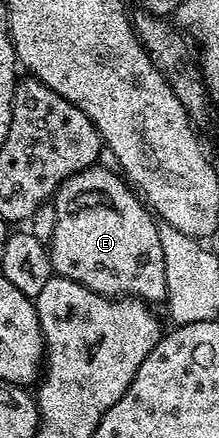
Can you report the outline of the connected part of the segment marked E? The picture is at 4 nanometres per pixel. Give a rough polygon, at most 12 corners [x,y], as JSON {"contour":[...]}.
{"contour":[[116,169],[53,195],[53,273],[166,297],[158,219]]}

